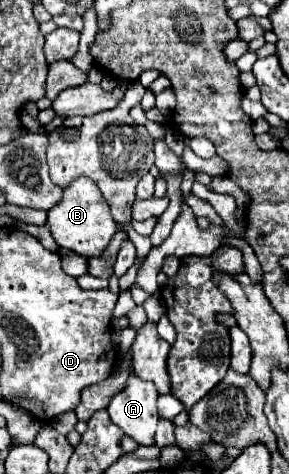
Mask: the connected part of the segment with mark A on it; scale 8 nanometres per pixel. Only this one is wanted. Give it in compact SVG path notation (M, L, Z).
M131 372L129 378L127 378L125 388L111 400L111 404L107 406L107 412L109 412L111 420L113 420L113 424L117 424L137 444L151 446L155 430L157 430L157 422L159 422L159 414L157 414L157 406L155 406L157 396L159 396L159 392L155 390L153 382L143 382L137 374Z

